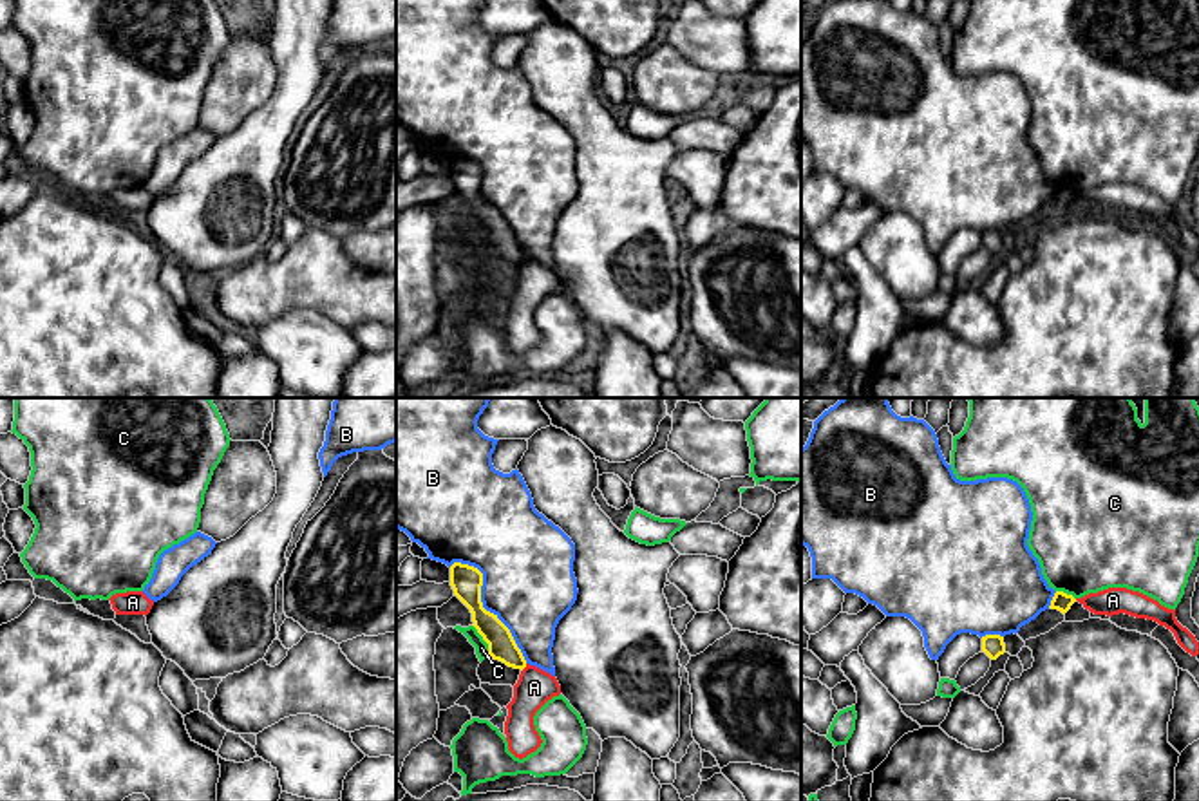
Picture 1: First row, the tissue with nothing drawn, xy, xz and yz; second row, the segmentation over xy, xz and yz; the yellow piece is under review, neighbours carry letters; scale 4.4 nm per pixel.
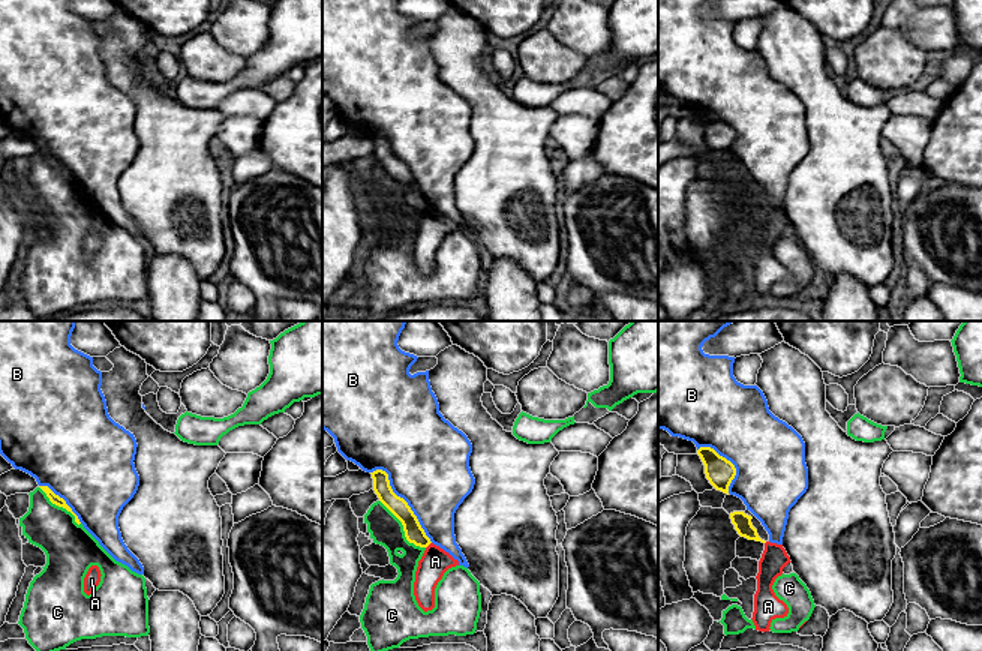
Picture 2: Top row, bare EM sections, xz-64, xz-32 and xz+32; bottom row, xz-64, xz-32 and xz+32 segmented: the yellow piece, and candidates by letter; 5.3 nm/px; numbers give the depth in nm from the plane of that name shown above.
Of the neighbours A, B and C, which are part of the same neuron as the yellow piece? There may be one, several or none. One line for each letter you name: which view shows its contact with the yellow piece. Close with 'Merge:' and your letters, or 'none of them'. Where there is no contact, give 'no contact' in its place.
Merge: none of them

